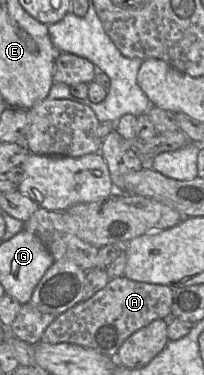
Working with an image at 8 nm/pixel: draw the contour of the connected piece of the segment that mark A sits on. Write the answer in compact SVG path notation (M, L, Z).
M116 277L89 299L59 314L44 331L41 342L72 343L114 359L123 342L134 332L154 320L171 317L172 299L173 290L166 285Z

